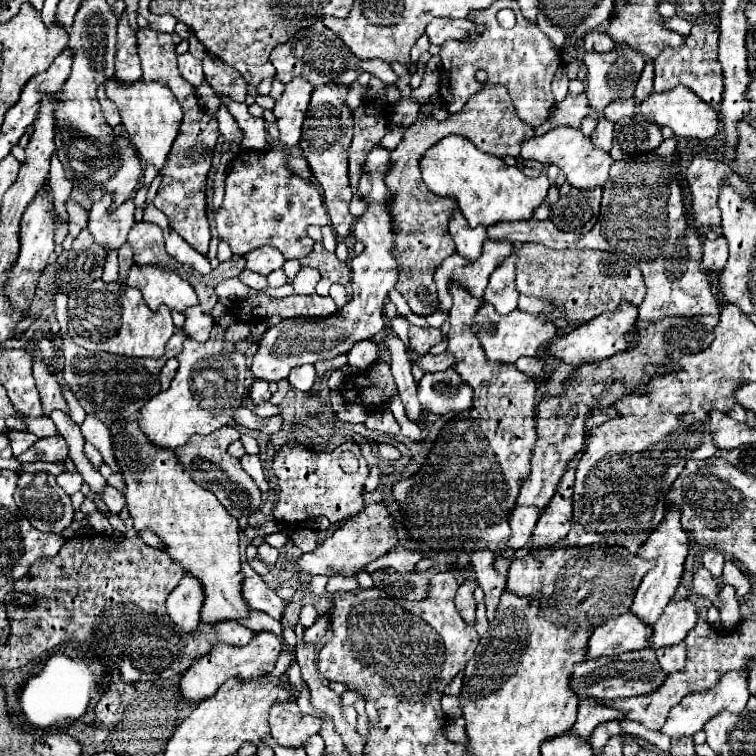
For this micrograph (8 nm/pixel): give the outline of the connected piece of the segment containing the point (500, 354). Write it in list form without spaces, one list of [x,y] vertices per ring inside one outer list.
[[[487,302],[475,312],[473,322],[475,324],[471,326],[471,330],[479,338],[483,350],[485,350],[485,356],[491,362],[499,362],[499,364],[513,364],[521,356],[543,356],[547,346],[553,342],[553,338],[557,334],[557,328],[547,320],[541,320],[533,314],[525,314],[521,310],[513,310],[507,316],[499,316],[495,312],[495,308]]]

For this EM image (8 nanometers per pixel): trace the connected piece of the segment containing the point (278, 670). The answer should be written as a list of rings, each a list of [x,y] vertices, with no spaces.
[[[281,652],[281,656],[279,656],[279,660],[277,660],[275,670],[273,670],[273,672],[269,672],[269,674],[265,674],[265,676],[267,676],[267,678],[277,678],[277,676],[285,674],[285,672],[287,672],[287,668],[289,668],[289,654],[287,654],[287,652]]]

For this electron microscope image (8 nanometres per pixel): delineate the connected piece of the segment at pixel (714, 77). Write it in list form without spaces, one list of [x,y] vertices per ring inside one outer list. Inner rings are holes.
[[[695,22],[691,34],[687,36],[681,48],[663,50],[661,56],[655,60],[655,92],[665,92],[675,88],[677,84],[683,84],[695,90],[695,94],[701,96],[703,102],[711,104],[711,108],[719,108],[719,102],[723,98],[723,72],[717,60],[717,40],[719,40],[719,28],[715,24]]]

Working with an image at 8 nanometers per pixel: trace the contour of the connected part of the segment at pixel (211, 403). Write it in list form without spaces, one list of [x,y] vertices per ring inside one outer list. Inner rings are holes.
[[[185,340],[177,360],[179,370],[171,380],[171,386],[165,392],[153,396],[139,410],[137,418],[141,432],[147,436],[151,444],[171,450],[187,444],[187,440],[193,434],[211,434],[213,430],[229,424],[233,420],[233,412],[241,406],[243,396],[247,394],[245,354],[237,352],[235,344],[227,340]]]

